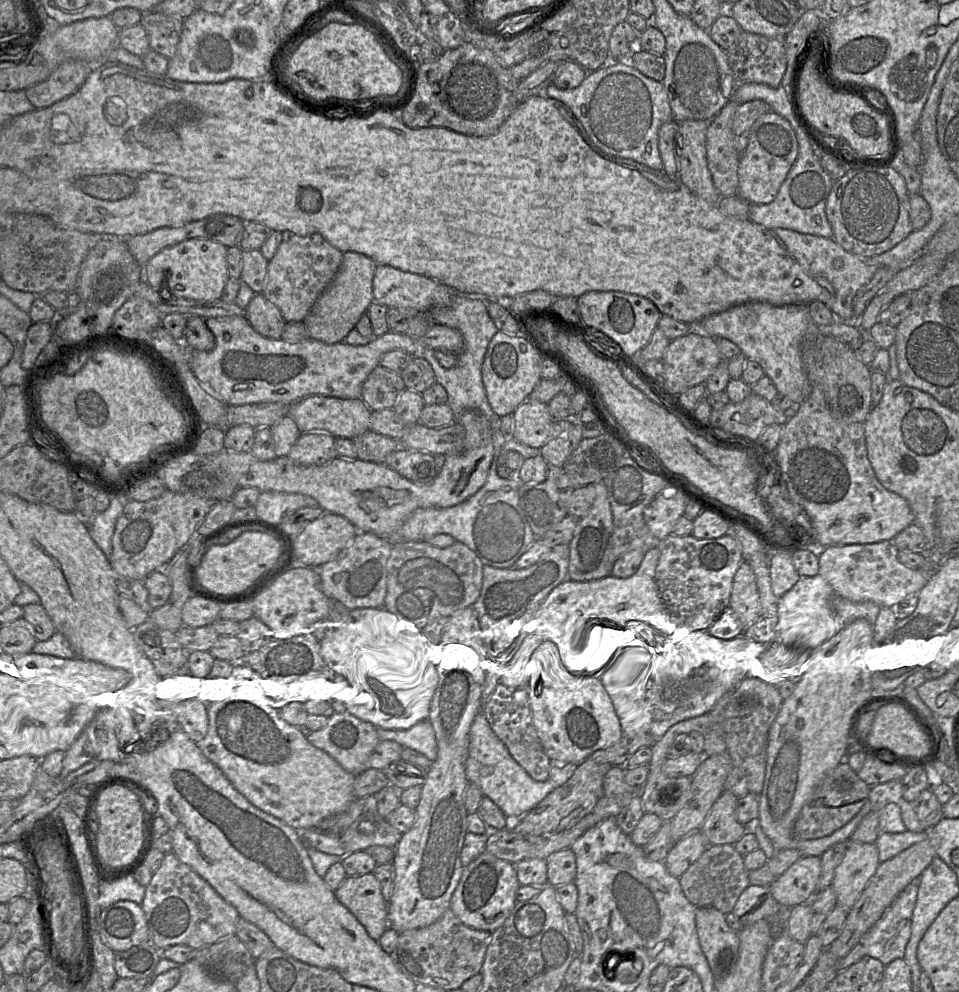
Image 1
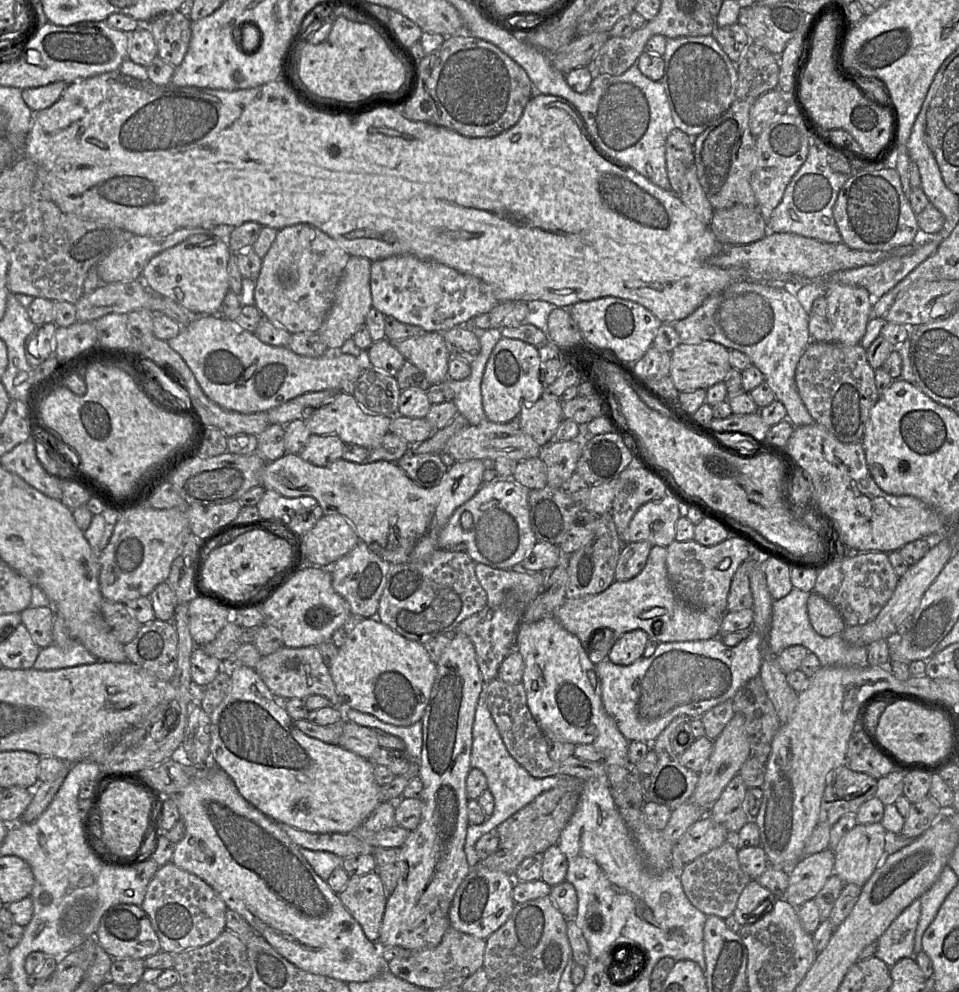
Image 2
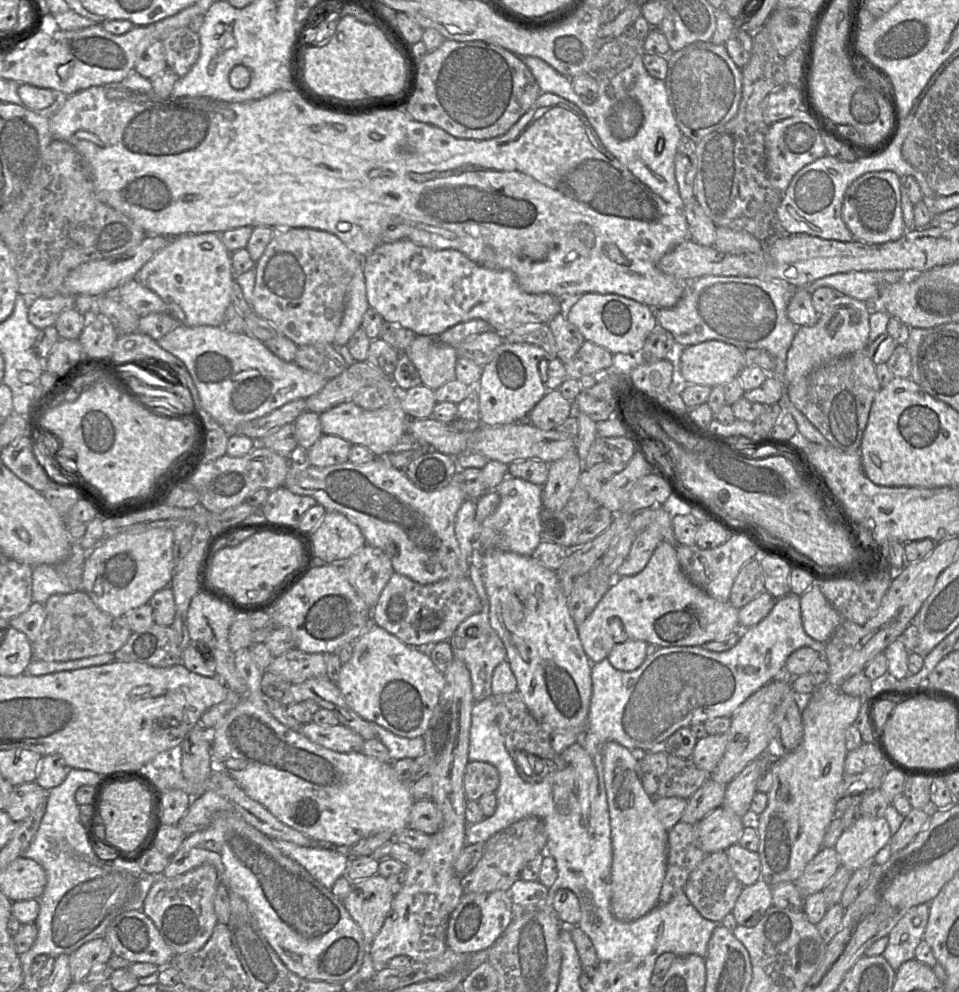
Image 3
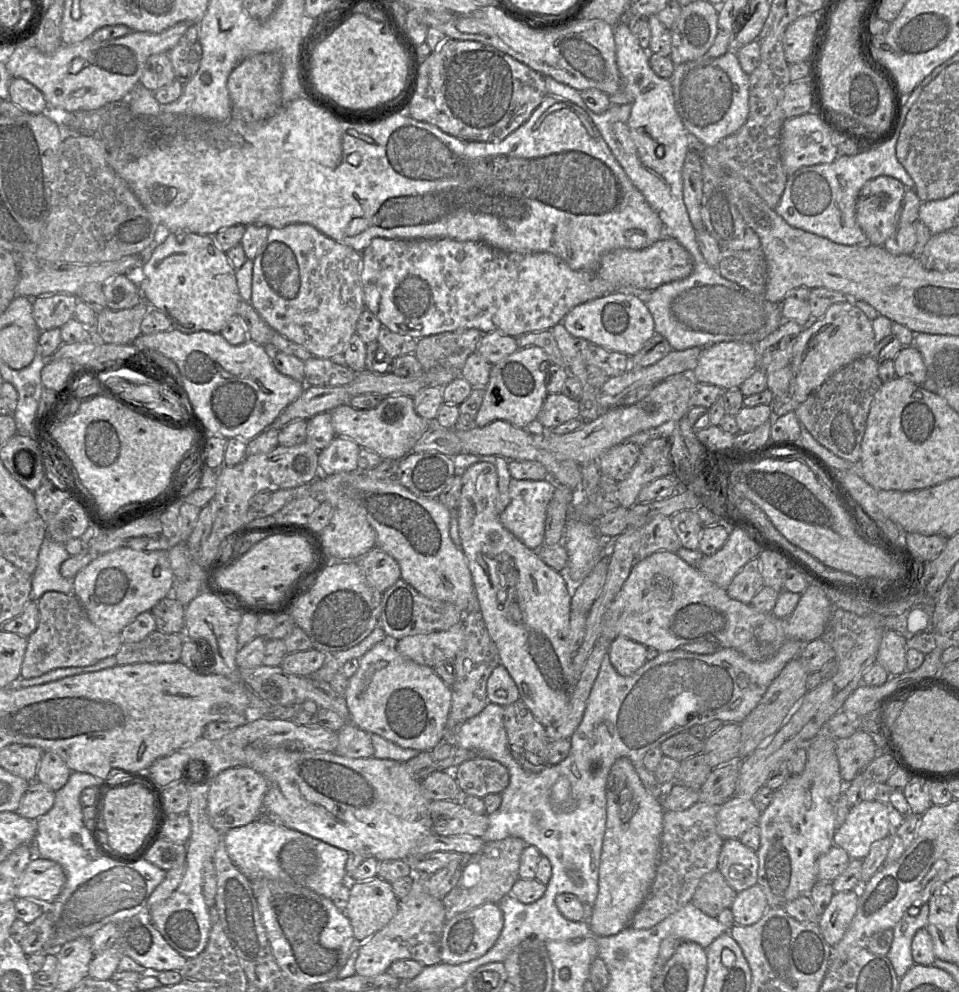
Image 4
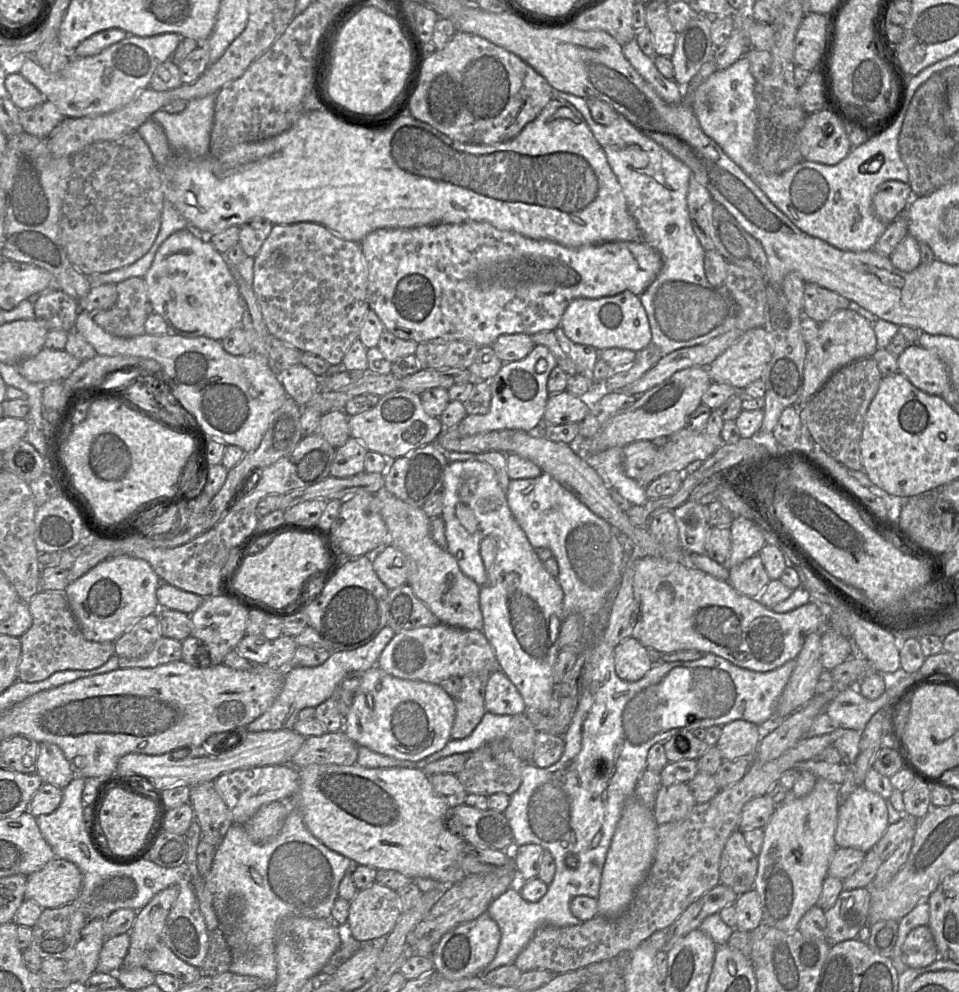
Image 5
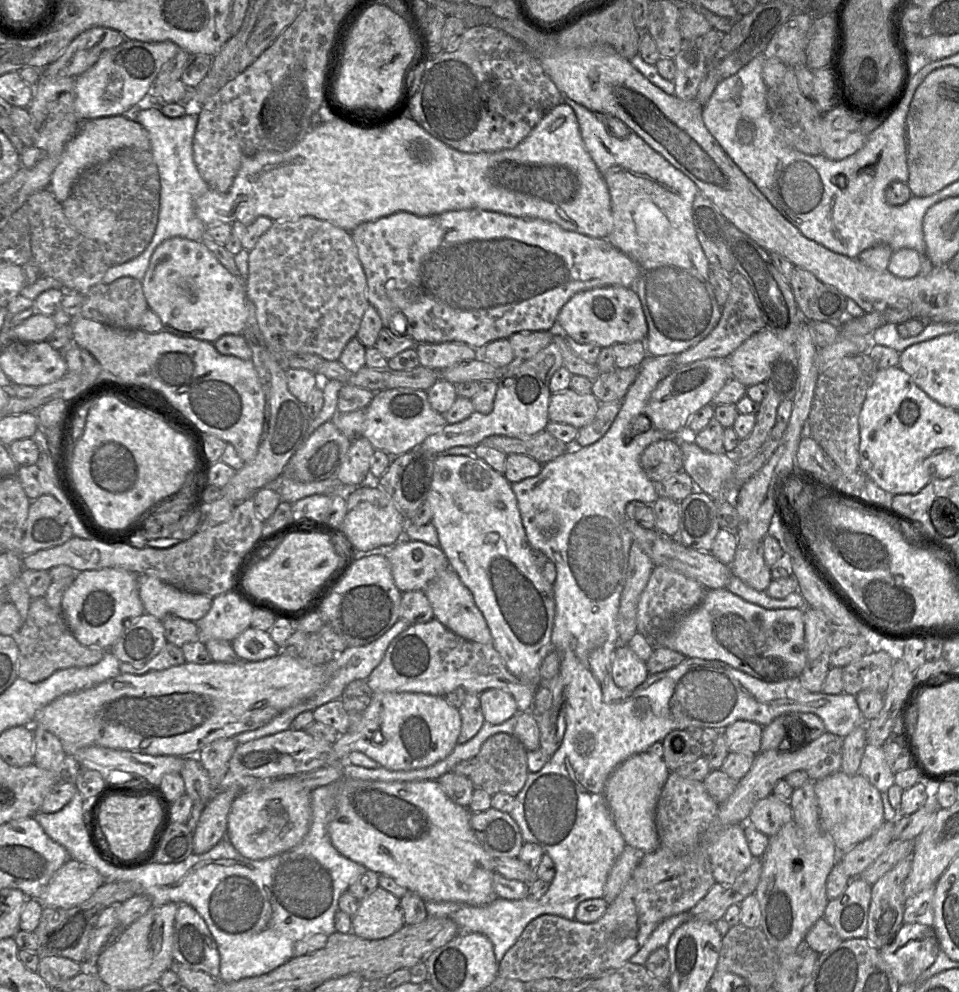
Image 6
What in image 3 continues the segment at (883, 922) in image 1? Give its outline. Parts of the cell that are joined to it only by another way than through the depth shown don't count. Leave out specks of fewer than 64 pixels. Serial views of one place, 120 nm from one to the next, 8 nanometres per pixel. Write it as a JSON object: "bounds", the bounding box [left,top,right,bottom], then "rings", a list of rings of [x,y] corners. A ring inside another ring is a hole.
{"bounds":[881,903,930,971],"rings":[[[930,903],[913,906],[888,934],[888,945],[881,954],[897,971],[906,961],[915,959],[915,951],[924,939],[928,925]]]}

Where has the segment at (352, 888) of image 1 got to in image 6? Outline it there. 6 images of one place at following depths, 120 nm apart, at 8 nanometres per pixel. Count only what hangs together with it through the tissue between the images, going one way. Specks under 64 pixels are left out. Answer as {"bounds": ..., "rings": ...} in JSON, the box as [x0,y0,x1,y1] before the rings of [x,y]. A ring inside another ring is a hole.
{"bounds":[352,886,405,940],"rings":[[[378,886],[360,901],[352,917],[352,932],[367,940],[389,937],[405,924],[400,898]]]}

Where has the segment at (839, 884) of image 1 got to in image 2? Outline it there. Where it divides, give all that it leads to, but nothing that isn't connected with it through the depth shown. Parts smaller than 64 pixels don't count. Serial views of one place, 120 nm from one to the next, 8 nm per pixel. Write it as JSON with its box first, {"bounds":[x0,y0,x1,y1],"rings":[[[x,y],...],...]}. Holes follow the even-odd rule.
{"bounds":[834,823,887,887],"rings":[[[879,823],[857,824],[838,843],[834,851],[834,874],[845,884],[862,887],[881,864],[885,855],[887,831]]]}

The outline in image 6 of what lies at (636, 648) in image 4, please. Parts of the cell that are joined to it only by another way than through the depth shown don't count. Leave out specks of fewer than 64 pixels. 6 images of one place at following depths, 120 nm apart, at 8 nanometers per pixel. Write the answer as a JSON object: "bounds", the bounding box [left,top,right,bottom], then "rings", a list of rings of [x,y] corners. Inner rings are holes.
{"bounds":[611,643,649,691],"rings":[[[625,643],[614,651],[611,674],[616,686],[627,691],[637,688],[649,676],[646,662]]]}

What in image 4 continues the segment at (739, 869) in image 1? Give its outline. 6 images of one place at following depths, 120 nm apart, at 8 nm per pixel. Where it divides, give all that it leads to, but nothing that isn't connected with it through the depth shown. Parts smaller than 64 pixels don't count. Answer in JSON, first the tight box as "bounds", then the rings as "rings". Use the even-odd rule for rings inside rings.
{"bounds":[691,869,736,918],"rings":[[[715,869],[702,877],[691,901],[706,915],[717,918],[722,910],[731,909],[736,895],[721,872]]]}

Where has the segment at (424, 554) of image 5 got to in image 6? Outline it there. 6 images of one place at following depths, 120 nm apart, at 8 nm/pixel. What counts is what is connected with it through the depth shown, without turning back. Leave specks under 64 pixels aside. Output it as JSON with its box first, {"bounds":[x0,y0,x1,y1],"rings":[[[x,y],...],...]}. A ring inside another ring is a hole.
{"bounds":[424,568,493,644],"rings":[[[448,568],[437,575],[425,588],[424,594],[433,609],[434,618],[456,635],[481,644],[493,644],[486,621],[475,604],[471,591],[462,583],[458,574]]]}

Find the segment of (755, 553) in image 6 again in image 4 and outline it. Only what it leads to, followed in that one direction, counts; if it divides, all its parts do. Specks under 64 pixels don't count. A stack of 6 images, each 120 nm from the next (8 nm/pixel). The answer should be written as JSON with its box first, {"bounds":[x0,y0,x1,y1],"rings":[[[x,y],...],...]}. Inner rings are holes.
{"bounds":[727,557,764,604],"rings":[[[757,557],[746,563],[735,575],[727,588],[727,594],[736,601],[750,604],[762,587],[764,587],[764,581],[760,571],[760,561]]]}

